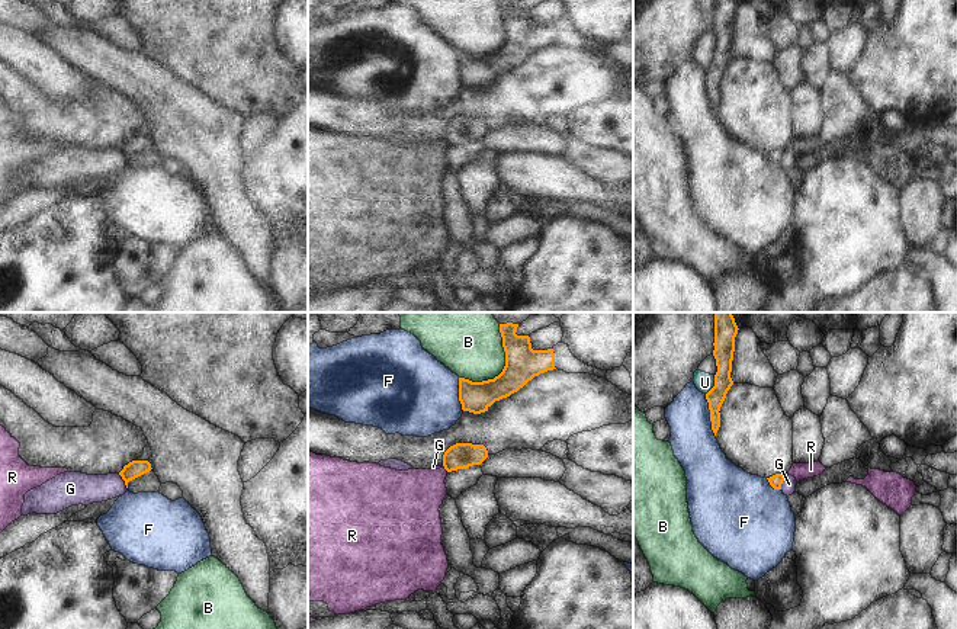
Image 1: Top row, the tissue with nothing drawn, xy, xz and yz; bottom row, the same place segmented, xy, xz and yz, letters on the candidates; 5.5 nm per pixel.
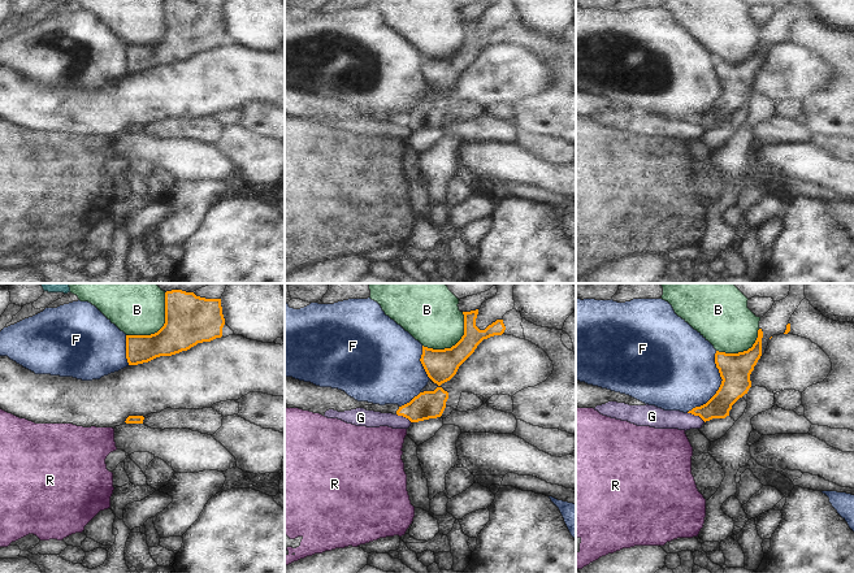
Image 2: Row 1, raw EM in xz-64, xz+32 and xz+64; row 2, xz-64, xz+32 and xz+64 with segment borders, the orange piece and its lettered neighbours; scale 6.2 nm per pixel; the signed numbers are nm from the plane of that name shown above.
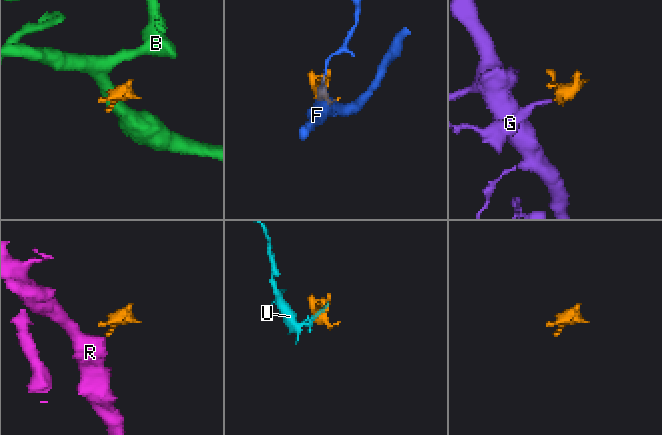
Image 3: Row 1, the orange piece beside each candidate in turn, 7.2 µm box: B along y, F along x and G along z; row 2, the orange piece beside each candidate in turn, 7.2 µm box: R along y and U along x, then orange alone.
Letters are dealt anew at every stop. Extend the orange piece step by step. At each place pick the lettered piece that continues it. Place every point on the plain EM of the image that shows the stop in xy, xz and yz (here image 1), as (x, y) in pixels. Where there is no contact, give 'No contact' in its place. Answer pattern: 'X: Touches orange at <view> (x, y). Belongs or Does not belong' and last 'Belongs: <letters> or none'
B: Touches orange at xz (503, 44). Does not belong
F: Touches orange at yz (710, 90). Does not belong
G: Touches orange at yz (783, 154). Does not belong
R: Touches orange at xz (446, 144). Does not belong
U: Touches orange at yz (715, 60). Does not belong
Belongs: none

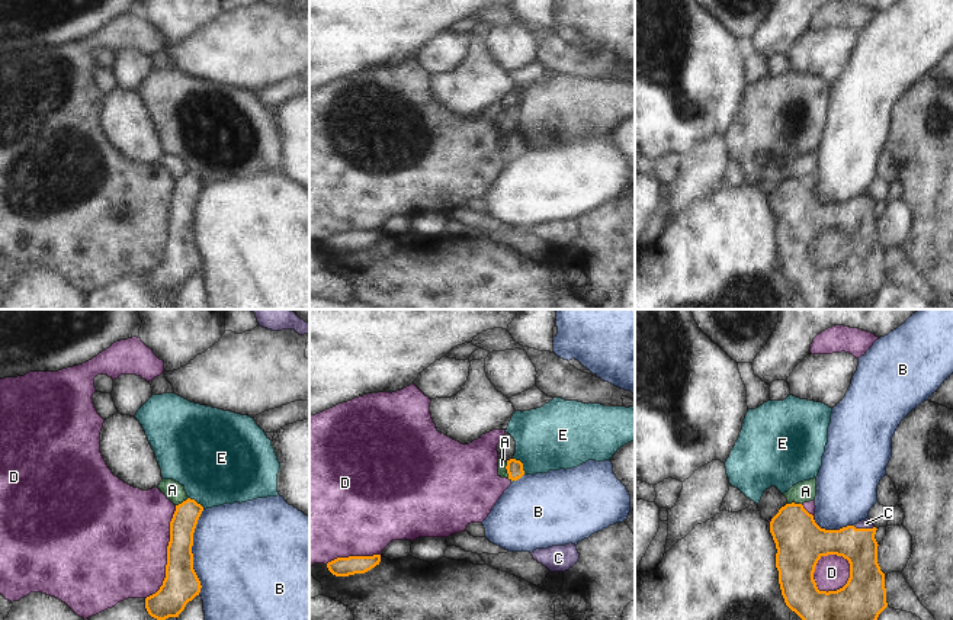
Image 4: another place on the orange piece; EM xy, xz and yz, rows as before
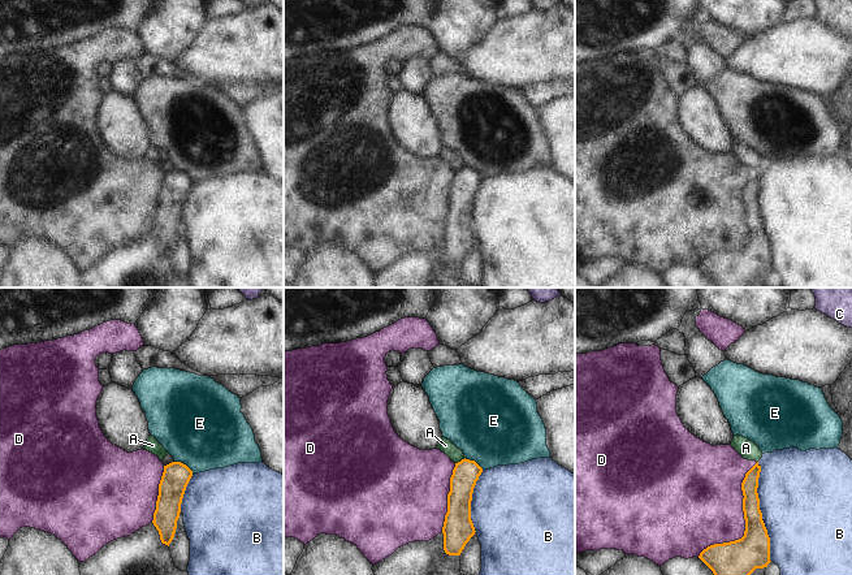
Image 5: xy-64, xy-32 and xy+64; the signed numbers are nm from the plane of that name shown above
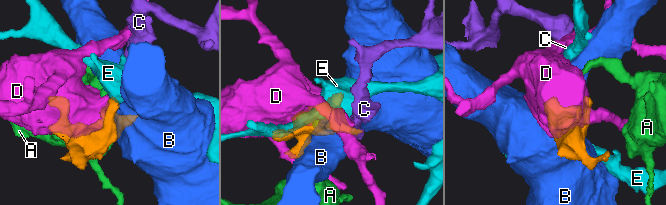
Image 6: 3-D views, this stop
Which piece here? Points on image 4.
A: Touches orange at xz (507, 147). Does not belong
B: Touches orange at xy (191, 227). Does not belong
C: Touches orange at yz (863, 204). Belongs
D: Touches orange at yz (846, 259). Does not belong
E: Touches orange at xz (522, 140). Does not belong
Belongs: C

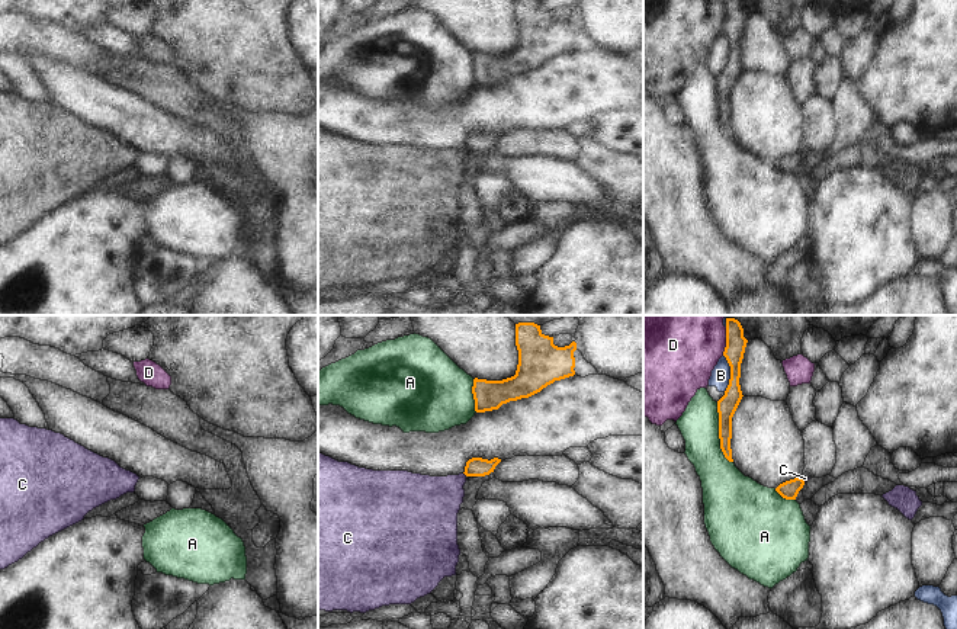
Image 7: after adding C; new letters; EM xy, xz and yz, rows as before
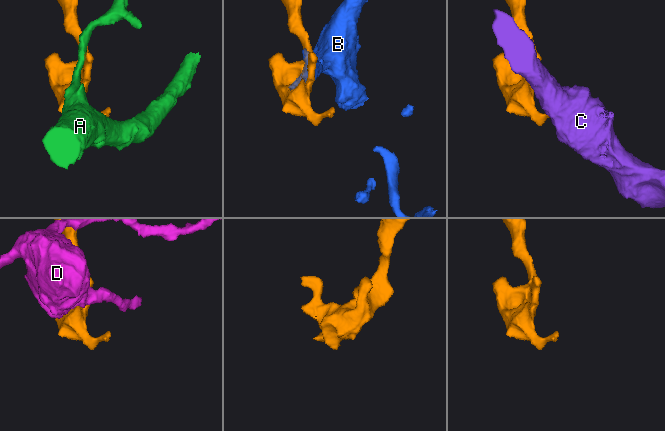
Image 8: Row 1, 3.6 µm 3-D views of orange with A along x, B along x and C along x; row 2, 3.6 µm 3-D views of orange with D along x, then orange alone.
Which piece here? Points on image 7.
A: Touches orange at yz (719, 108). Does not belong
B: Touches orange at yz (731, 48). Does not belong
C: Touches orange at xz (465, 148). Does not belong
D: Touches orange at yz (726, 16). Does not belong
Belongs: none

